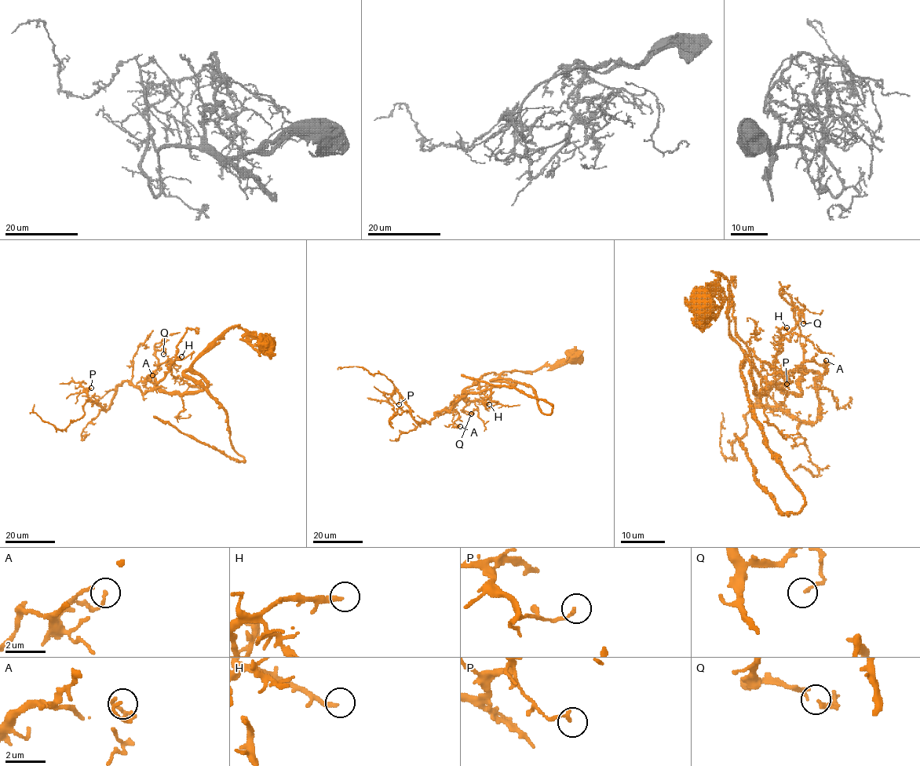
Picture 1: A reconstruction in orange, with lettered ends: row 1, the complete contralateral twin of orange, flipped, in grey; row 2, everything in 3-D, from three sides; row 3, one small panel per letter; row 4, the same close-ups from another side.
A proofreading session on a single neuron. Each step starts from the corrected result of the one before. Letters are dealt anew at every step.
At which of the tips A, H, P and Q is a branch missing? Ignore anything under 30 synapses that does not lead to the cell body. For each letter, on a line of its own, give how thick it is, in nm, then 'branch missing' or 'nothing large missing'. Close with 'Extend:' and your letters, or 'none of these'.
A: 140 nm thick; nothing large missing
H: 240 nm thick; branch missing
P: 160 nm thick; nothing large missing
Q: 170 nm thick; nothing large missing
Extend: H

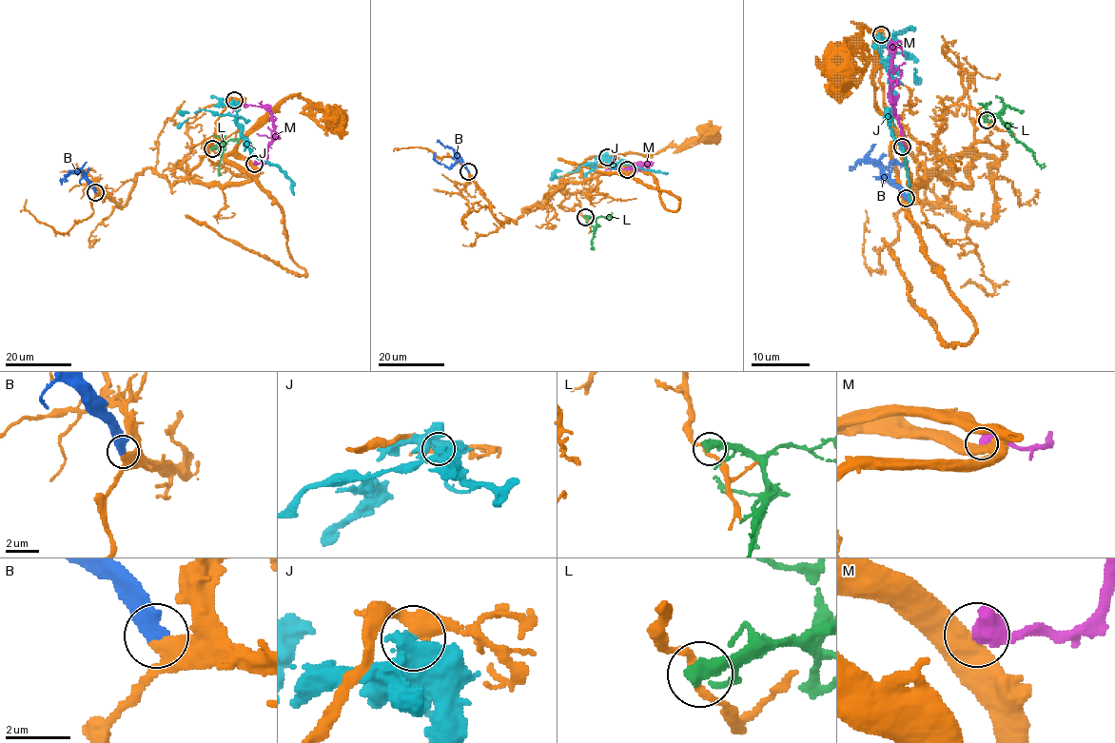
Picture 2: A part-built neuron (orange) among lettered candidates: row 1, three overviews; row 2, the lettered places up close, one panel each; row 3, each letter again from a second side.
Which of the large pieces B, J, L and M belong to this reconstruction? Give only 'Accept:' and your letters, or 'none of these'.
Accept: B

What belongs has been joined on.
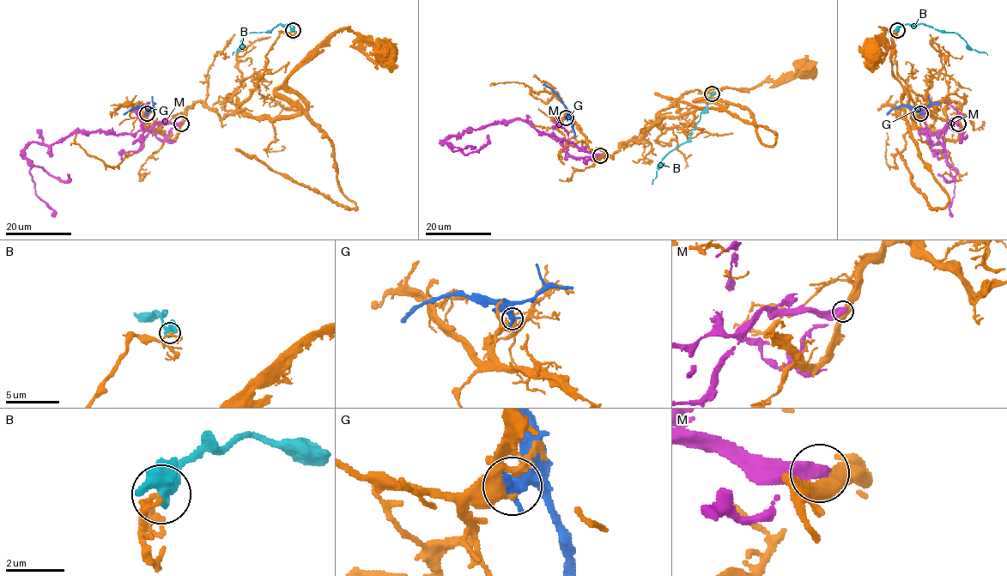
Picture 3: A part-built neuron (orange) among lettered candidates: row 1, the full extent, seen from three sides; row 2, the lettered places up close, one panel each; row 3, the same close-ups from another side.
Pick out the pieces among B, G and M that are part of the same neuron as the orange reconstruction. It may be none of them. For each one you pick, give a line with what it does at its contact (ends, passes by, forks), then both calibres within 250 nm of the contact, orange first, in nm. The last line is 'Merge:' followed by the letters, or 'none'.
Merge: none

